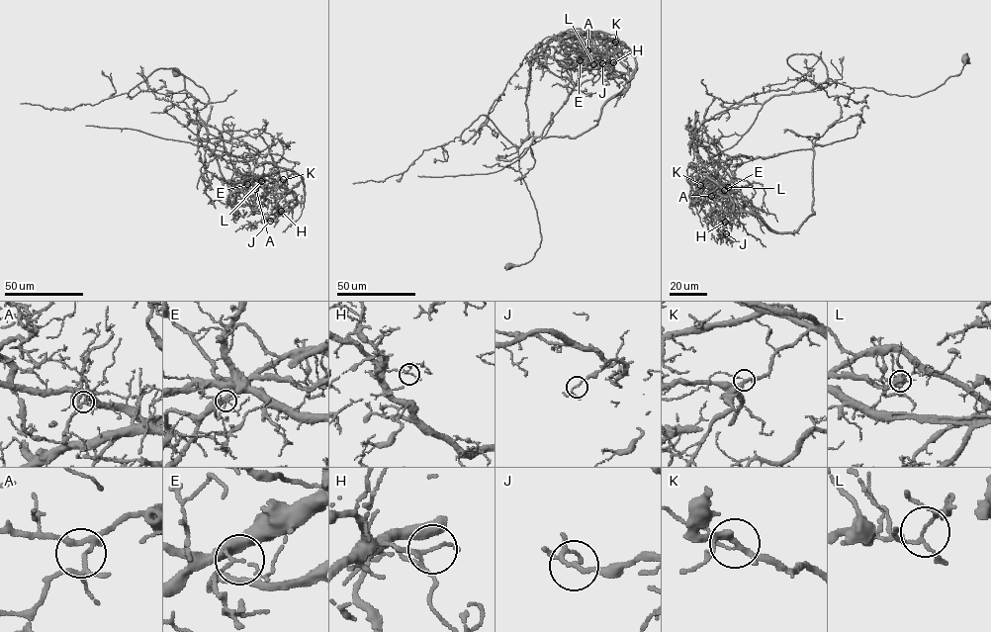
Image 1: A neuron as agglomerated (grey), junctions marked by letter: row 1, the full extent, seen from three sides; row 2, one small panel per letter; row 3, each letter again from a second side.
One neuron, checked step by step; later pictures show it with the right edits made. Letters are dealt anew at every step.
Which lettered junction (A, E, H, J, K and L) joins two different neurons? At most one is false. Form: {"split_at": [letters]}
{"split_at": ["L"]}

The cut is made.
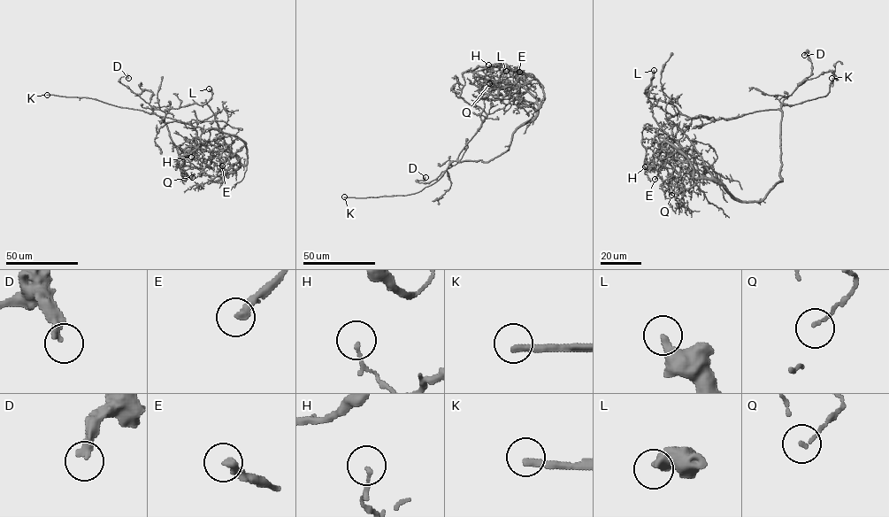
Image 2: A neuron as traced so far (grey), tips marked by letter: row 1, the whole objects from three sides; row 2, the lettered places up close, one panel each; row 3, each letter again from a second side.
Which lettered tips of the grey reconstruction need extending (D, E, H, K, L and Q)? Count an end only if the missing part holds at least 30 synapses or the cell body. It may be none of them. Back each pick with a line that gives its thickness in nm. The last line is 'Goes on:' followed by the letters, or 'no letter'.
K: Thickness 280 nm
Goes on: K

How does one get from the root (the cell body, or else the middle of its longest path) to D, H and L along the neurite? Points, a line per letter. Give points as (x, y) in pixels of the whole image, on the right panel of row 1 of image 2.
D: (779, 181), (782, 179), (781, 104), (810, 75), (812, 65), (808, 52), (804, 55)
H: (779, 181), (761, 200), (739, 201), (717, 181), (675, 158), (675, 142), (661, 147), (654, 170), (645, 166)
L: (779, 181), (779, 110), (757, 111), (733, 118), (691, 118), (672, 104), (645, 93), (654, 70)

